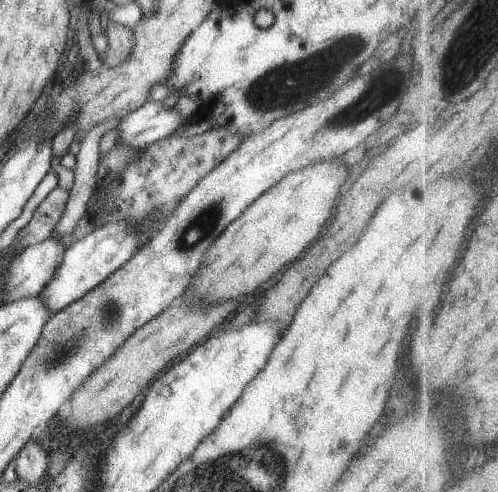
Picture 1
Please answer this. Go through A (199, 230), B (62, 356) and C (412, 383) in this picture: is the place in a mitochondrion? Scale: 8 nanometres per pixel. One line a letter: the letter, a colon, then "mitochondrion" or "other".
A: mitochondrion
B: mitochondrion
C: other

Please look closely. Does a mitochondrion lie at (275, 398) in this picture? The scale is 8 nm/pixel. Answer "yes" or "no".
no

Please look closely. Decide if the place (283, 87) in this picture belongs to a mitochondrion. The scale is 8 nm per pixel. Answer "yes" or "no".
yes

